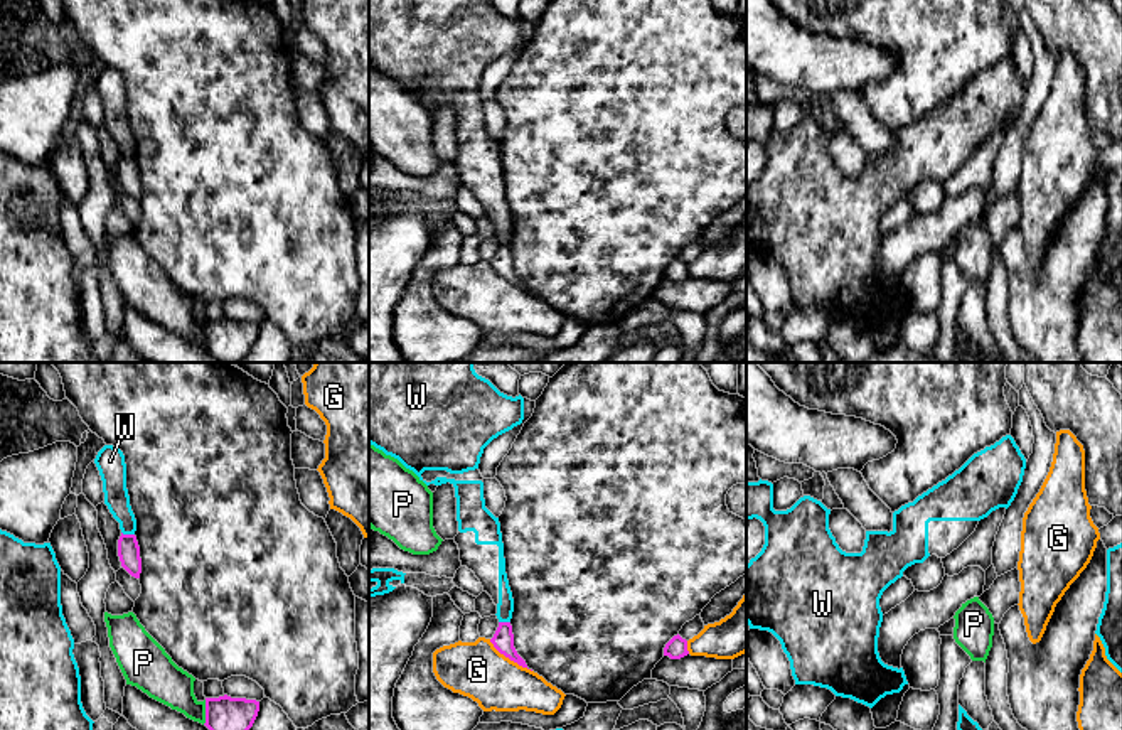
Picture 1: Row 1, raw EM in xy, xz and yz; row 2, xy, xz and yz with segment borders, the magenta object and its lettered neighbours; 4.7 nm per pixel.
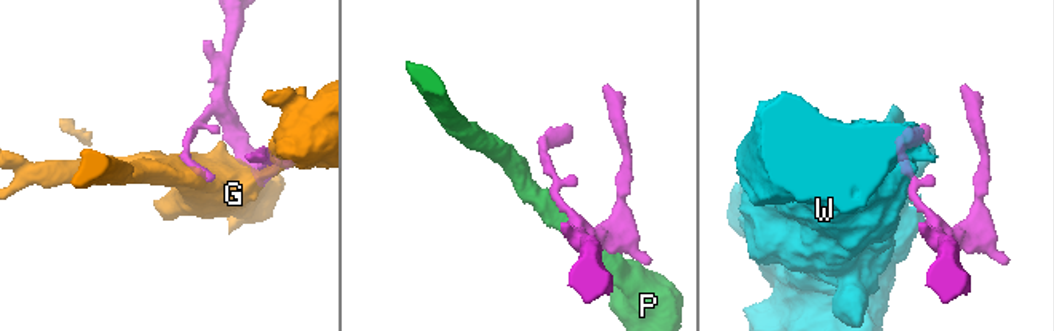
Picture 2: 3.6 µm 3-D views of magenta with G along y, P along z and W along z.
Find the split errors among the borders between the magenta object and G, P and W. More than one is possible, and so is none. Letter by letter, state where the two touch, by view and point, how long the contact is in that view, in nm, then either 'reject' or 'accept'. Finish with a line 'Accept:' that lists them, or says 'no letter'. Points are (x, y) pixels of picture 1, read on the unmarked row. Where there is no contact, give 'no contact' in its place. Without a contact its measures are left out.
G: meets magenta in xz at (509, 280); contact 260 nm long; reject
P: meets magenta in xy at (206, 334); contact 120 nm long; reject
W: meets magenta in xy at (128, 157); contact 70 nm long; reject
Accept: no letter

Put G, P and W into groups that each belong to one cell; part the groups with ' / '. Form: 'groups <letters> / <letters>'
groups G / P / W

